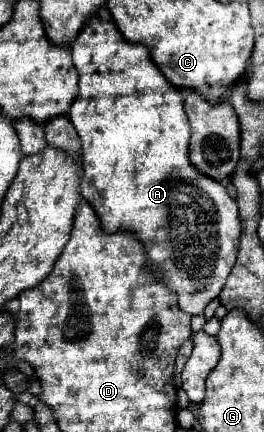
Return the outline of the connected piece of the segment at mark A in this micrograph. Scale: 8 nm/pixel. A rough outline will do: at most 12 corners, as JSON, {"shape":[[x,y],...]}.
{"shape":[[88,18],[80,194],[188,314],[236,262],[236,200],[188,160],[182,90]]}

